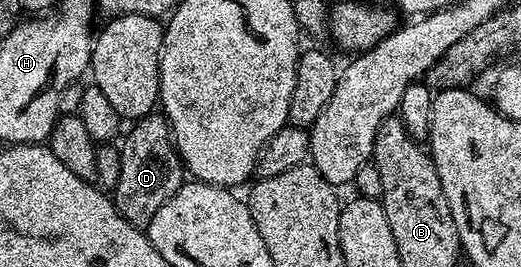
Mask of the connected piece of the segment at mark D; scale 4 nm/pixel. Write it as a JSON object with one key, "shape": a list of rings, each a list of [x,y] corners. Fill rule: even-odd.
{"shape":[[[161,114],[142,116],[119,144],[121,165],[119,182],[111,190],[111,199],[117,205],[117,212],[127,218],[127,222],[138,226],[148,226],[155,210],[170,200],[181,185],[186,183],[187,173],[181,156],[173,144],[173,132],[169,121]]]}

